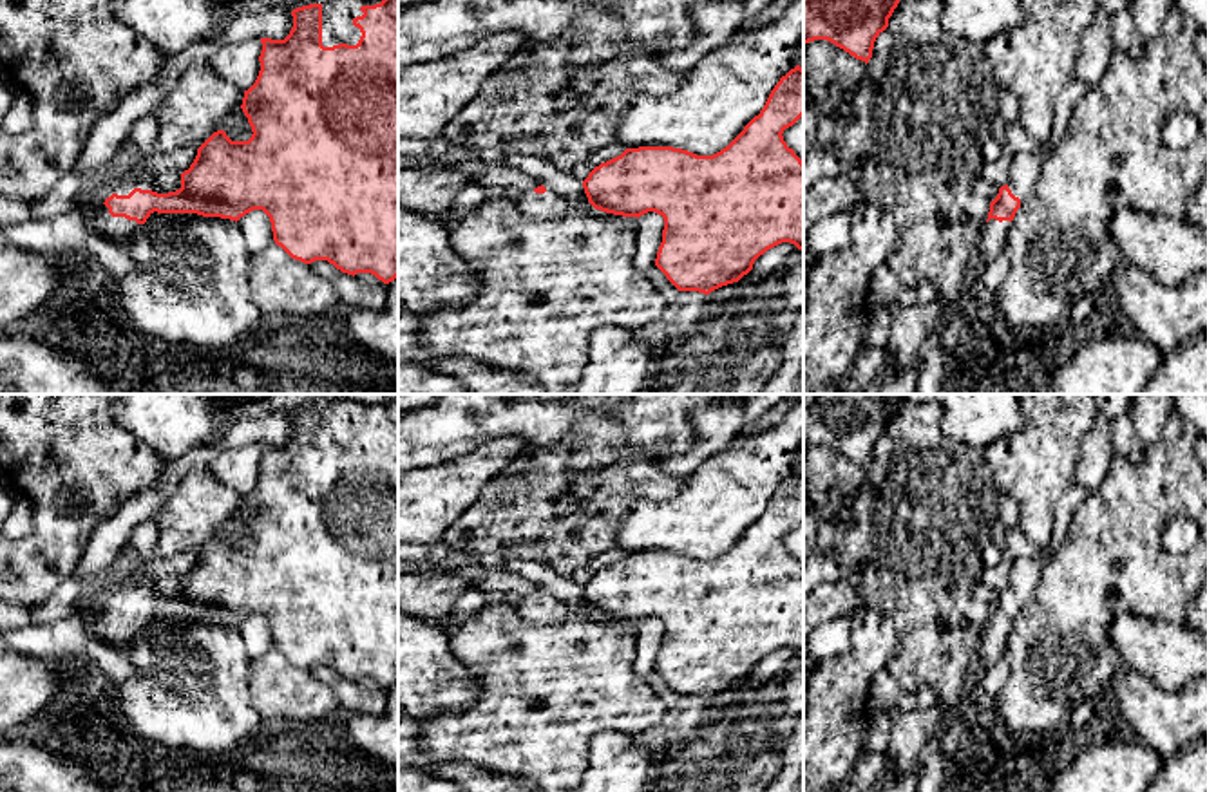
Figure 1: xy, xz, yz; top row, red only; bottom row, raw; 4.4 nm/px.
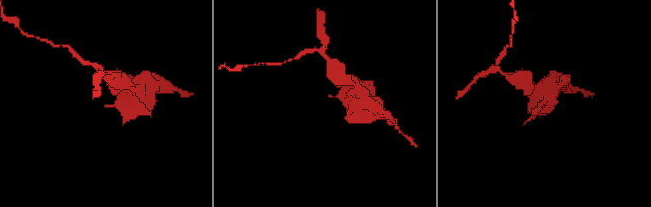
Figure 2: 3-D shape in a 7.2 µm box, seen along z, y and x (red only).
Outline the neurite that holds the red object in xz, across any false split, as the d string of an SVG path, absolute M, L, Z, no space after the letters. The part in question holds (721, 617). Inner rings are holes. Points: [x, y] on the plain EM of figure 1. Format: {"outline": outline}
{"outline": "M796 470L771 495L764 514L720 557L697 561L673 552L626 553L595 571L583 586L588 608L601 617L641 622L655 617L664 624L655 671L679 696L711 696L738 687L767 655L791 647L803 656L803 566L784 546L784 535L803 521L803 474Z"}

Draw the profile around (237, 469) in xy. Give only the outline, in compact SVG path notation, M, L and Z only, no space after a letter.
M259 443L237 447L237 448L221 448L219 456L210 461L208 468L221 485L226 485L230 490L248 495L261 476L262 448Z

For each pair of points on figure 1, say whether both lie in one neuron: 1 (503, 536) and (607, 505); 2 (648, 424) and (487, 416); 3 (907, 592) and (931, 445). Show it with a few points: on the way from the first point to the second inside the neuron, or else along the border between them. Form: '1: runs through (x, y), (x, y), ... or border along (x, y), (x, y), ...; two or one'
1: runs through (529, 521), (563, 521), (581, 512); one
2: runs through (608, 425), (541, 424), (527, 416); one
3: runs through (936, 556), (936, 481); one

